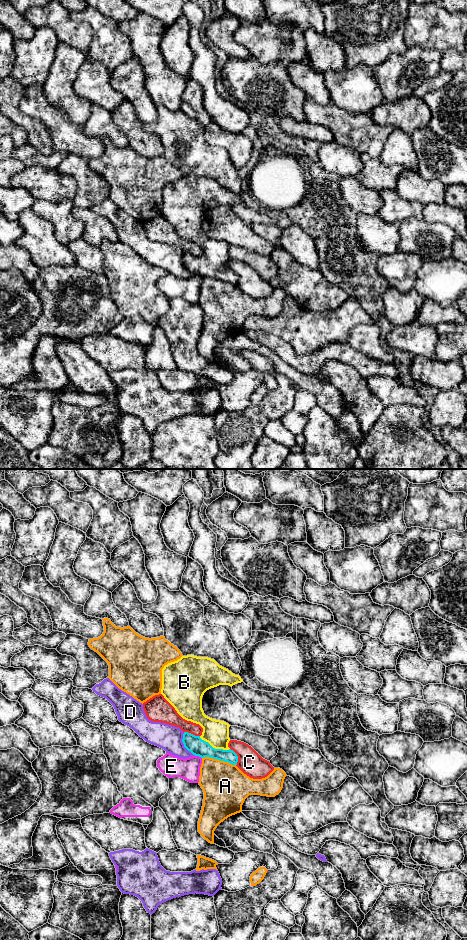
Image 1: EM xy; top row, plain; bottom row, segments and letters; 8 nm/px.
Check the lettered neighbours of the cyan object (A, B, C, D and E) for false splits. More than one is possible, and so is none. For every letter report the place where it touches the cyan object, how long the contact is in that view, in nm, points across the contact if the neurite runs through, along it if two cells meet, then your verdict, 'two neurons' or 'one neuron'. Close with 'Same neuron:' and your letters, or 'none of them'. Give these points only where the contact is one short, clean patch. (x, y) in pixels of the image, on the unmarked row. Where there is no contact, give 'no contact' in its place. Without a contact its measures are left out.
A: contact xy (219, 279); length 280 nm; two neurons
B: contact xy (214, 268); length 260 nm; way xy (198, 267), (214, 268), (215, 252); one neuron
C: contact xy (237, 277); length 150 nm; two neurons
D: contact xy (183, 263); length 200 nm; two neurons
E: contact xy (198, 275); length 70 nm; two neurons
Same neuron: B

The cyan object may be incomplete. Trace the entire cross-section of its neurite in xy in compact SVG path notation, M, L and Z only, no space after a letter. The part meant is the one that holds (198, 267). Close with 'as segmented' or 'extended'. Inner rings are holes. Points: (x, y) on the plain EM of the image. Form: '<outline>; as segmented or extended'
M182 176L162 189L161 214L185 240L203 248L201 256L184 252L182 262L193 275L210 277L237 285L237 274L228 267L230 245L204 234L204 213L219 205L233 206L243 200L214 179Z; extended

